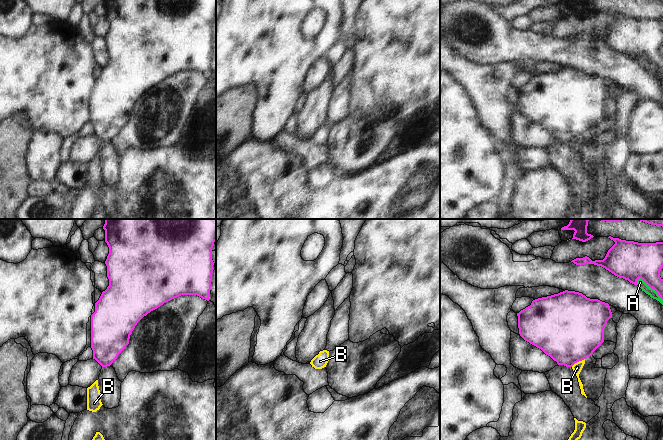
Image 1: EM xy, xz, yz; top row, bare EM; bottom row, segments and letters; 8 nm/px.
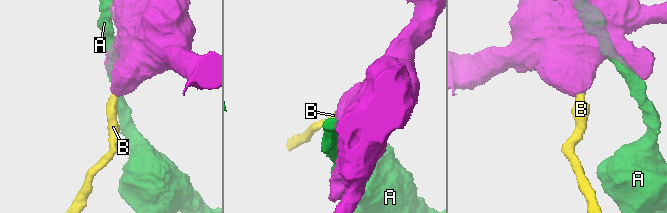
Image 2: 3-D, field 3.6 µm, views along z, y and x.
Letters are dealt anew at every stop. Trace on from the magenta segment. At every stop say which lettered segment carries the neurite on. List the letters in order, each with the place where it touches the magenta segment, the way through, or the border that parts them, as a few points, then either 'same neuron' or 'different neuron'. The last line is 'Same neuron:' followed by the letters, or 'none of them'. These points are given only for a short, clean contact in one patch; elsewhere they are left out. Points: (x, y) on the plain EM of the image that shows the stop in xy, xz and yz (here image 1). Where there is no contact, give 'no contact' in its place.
A: contact yz (650, 63); different neuron
B: contact yz (577, 137); border yz (584, 134), (571, 142); different neuron
Same neuron: none of them

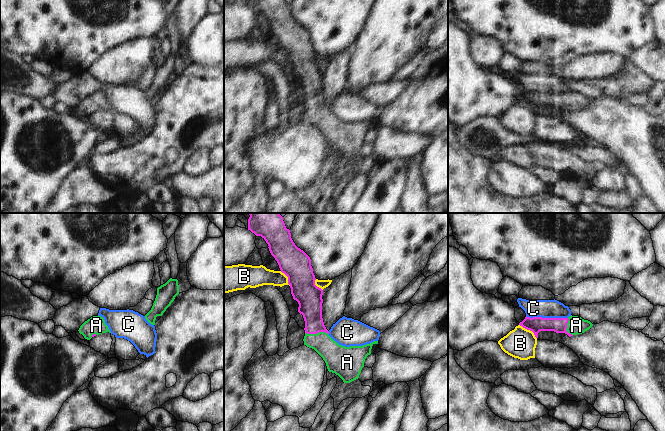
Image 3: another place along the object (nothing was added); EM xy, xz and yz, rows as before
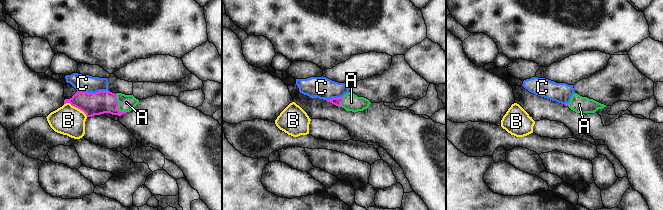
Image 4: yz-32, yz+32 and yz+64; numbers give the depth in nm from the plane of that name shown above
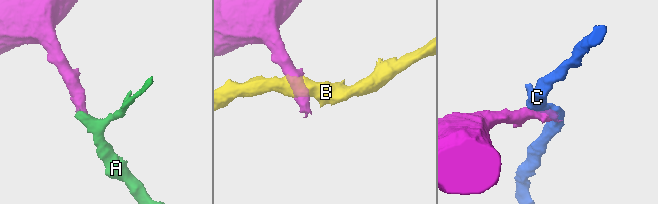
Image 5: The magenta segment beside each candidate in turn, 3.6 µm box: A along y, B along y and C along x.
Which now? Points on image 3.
A: contact xz (316, 109); way xz (310, 79), (316, 109), (336, 133); same neuron
B: contact yz (529, 105); different neuron
C: contact yz (547, 94); different neuron
Same neuron: A

